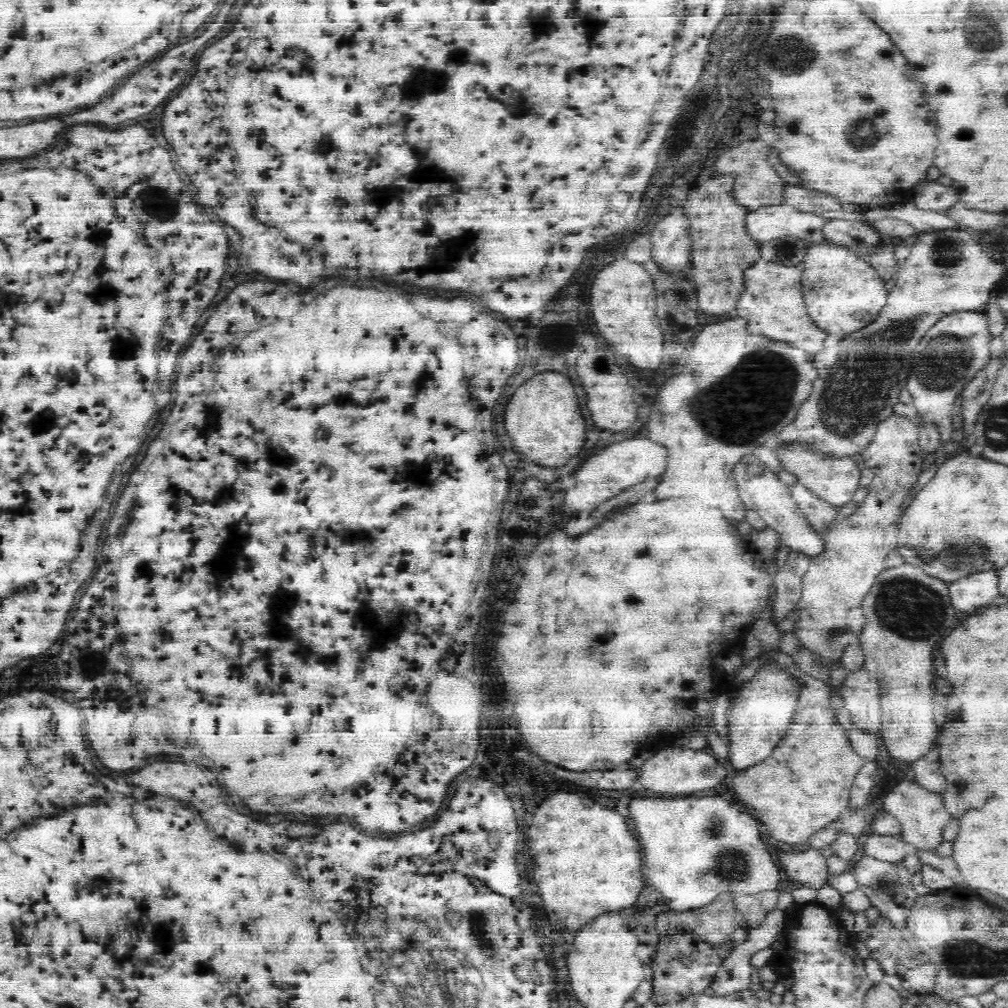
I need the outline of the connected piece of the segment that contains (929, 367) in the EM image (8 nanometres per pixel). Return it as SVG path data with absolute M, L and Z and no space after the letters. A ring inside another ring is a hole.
M960 311L944 315L932 326L913 352L912 368L905 386L913 397L917 412L929 412L936 420L950 415L958 394L989 362L989 339L984 311Z

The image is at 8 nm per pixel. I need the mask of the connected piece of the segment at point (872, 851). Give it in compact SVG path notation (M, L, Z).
M869 831L869 838L864 840L864 854L886 862L899 863L908 855L916 855L917 848L907 844L902 838L881 836Z

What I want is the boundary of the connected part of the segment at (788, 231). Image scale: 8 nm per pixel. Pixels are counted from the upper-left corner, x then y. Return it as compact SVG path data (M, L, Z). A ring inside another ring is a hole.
M782 202L759 208L746 216L746 232L758 244L770 244L774 240L796 238L810 245L823 241L821 229L826 220L812 214L795 212Z

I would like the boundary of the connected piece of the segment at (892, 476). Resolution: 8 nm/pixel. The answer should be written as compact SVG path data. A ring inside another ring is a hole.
M894 412L880 421L876 426L876 432L872 440L861 450L862 462L866 468L874 472L874 478L867 487L868 493L864 501L857 504L858 510L846 517L843 521L834 518L824 532L820 533L822 549L818 554L811 555L809 569L801 582L801 597L797 603L796 621L793 633L801 638L801 646L805 646L815 654L823 656L823 664L830 666L842 658L842 650L848 642L859 642L860 628L864 624L865 616L861 602L869 593L877 576L887 568L884 558L896 550L899 545L899 524L904 500L912 494L914 486L918 484L918 478L922 474L924 457L927 451L920 446L918 427L908 417L896 415Z

